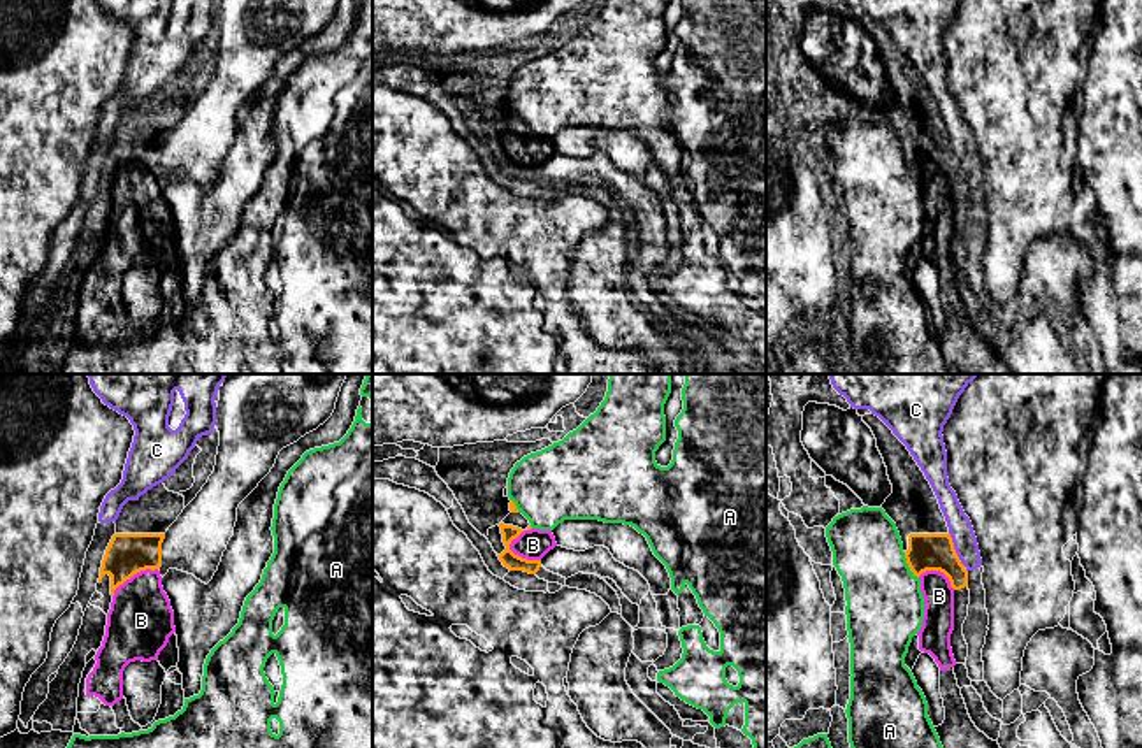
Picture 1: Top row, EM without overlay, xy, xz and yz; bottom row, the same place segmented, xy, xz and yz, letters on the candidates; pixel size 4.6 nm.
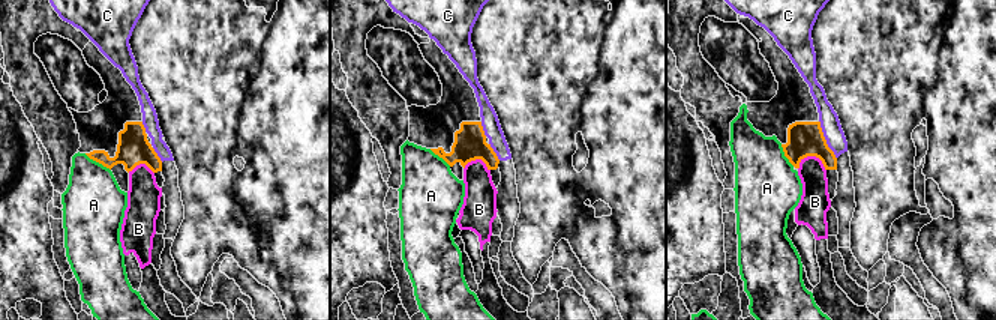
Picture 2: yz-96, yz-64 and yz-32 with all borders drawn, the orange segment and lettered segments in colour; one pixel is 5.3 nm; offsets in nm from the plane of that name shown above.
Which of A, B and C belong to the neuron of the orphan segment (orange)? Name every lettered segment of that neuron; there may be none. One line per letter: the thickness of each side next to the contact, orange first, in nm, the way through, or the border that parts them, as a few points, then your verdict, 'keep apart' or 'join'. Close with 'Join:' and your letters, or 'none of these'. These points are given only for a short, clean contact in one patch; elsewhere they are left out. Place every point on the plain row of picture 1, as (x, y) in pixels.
A: 180/360 nm | along yz (903, 160), (909, 176), (917, 185) | keep apart
B: 80/140 nm | across xz (513, 169), (520, 164), (533, 151) | join
C: 180/110 nm | along yz (949, 139), (954, 158), (965, 172) | keep apart
Join: B

